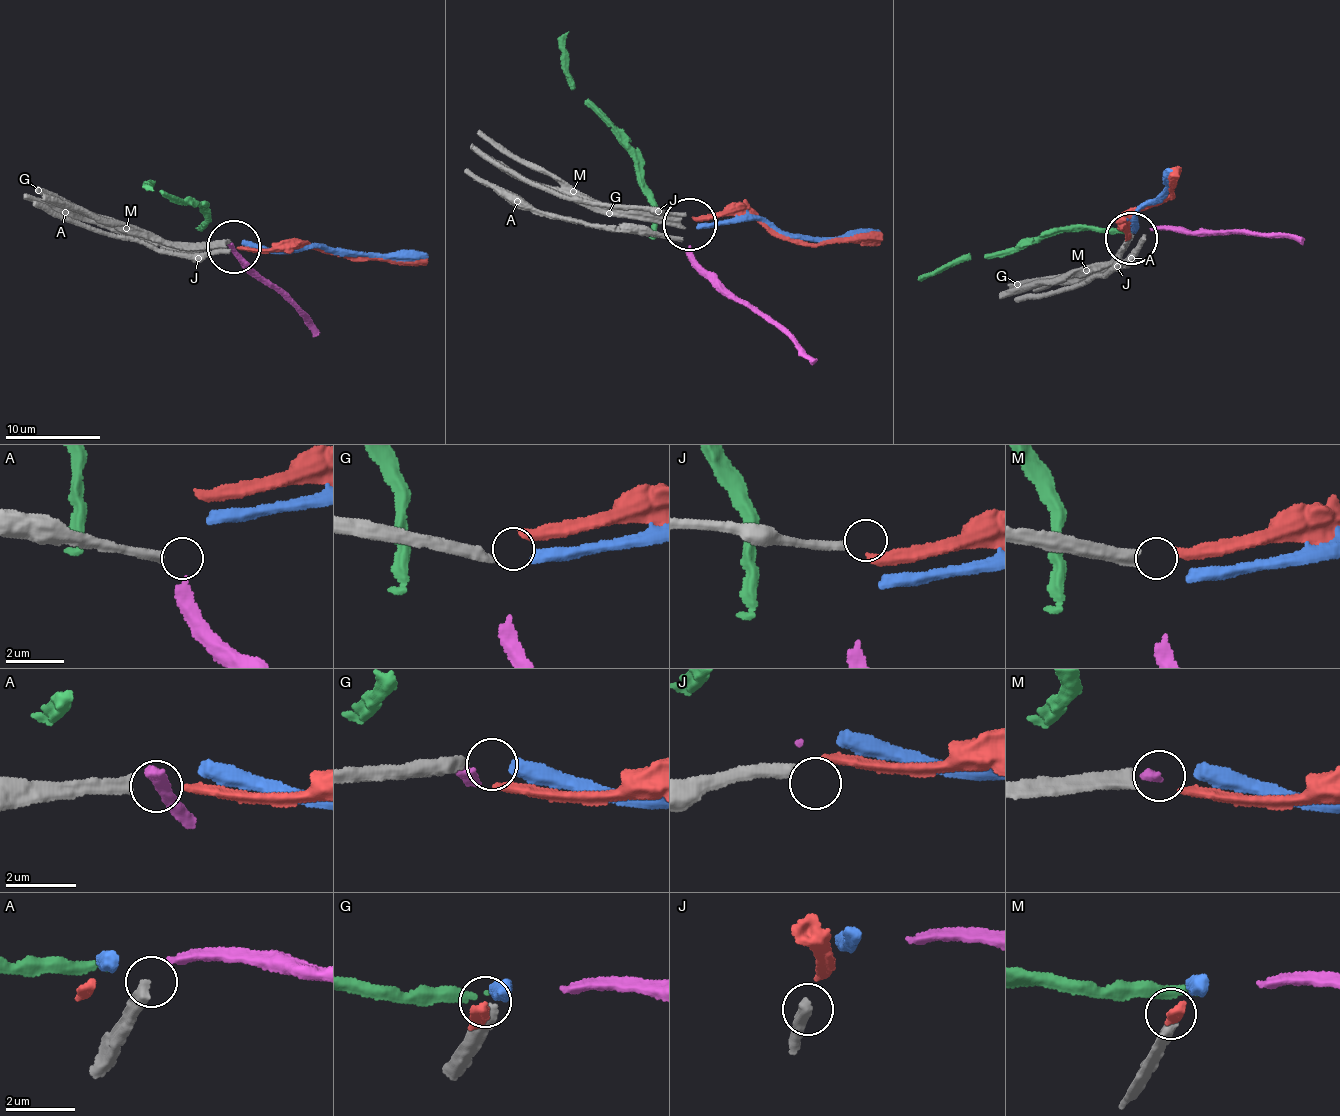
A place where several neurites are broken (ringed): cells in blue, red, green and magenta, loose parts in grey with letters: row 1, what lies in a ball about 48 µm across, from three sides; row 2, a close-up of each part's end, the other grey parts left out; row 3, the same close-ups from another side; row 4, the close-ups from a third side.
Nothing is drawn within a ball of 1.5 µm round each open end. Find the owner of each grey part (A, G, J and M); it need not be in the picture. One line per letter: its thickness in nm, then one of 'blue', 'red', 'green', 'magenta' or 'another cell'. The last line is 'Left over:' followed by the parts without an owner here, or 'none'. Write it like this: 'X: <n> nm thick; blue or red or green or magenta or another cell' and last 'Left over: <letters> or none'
A: 360 nm thick; another cell
G: 320 nm thick; blue
J: 320 nm thick; another cell
M: 360 nm thick; red
Left over: A, J

